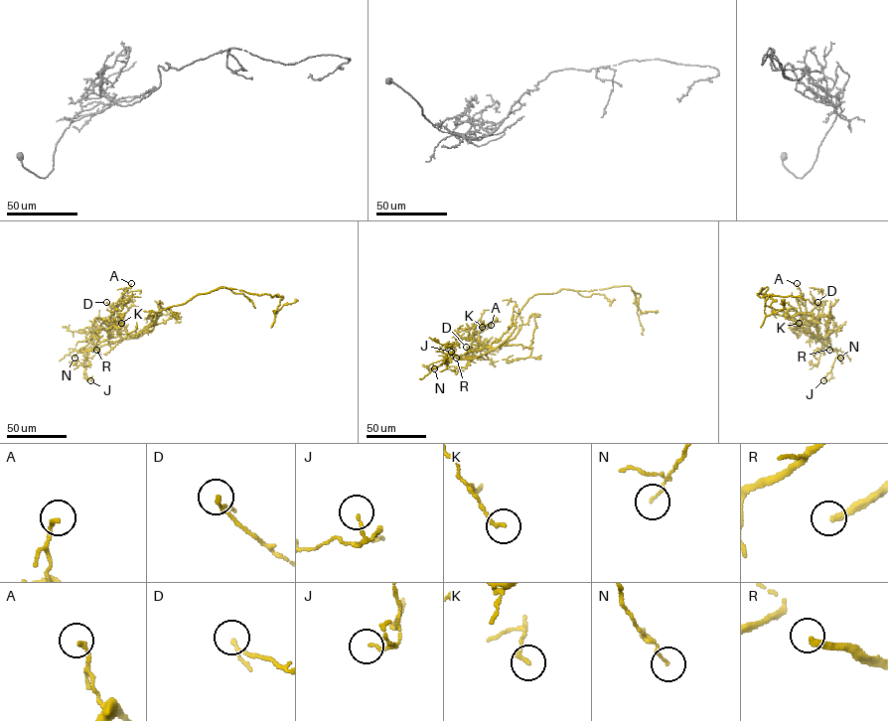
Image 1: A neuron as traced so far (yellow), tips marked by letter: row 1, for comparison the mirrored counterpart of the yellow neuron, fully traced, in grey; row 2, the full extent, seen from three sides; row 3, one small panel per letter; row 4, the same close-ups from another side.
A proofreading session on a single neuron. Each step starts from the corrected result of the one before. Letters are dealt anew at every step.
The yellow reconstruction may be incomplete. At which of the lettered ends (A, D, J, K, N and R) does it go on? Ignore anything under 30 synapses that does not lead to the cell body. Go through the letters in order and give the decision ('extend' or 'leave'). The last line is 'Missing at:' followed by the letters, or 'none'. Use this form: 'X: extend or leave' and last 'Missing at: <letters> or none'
A: leave
D: leave
J: leave
K: leave
N: leave
R: extend
Missing at: R

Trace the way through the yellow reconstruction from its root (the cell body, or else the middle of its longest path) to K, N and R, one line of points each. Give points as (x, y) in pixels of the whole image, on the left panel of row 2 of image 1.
K: (177, 305), (159, 311), (155, 320), (139, 333), (127, 333), (117, 317), (124, 314), (121, 323)
N: (177, 305), (159, 311), (150, 332), (128, 339), (111, 337), (90, 348), (80, 349), (74, 358)
R: (177, 305), (159, 311), (150, 332), (137, 338), (121, 338), (96, 350)

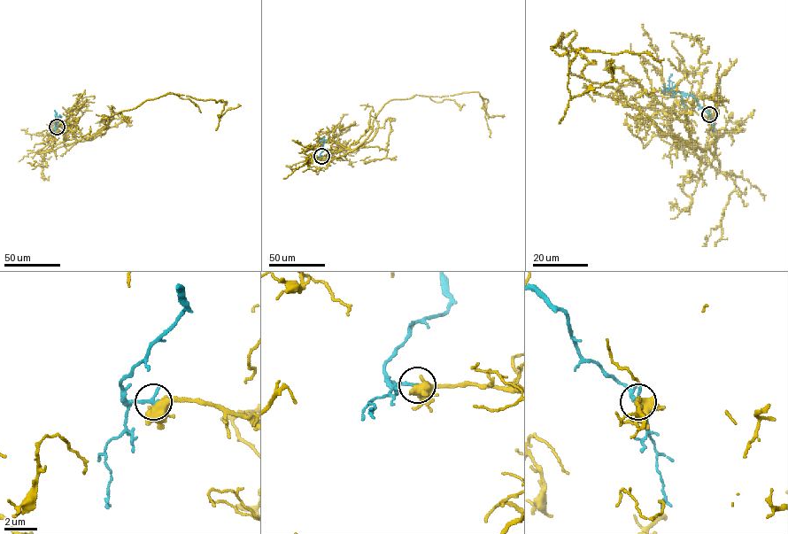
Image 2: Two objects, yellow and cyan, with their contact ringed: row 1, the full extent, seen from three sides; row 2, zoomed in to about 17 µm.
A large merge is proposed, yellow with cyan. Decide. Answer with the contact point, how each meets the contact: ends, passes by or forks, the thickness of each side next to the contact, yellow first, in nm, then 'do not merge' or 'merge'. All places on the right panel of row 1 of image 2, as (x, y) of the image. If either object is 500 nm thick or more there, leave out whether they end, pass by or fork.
at (709, 114); yellow forks there; cyan ends there; 420 nm thick on the yellow side, 240 nm on the other; merge

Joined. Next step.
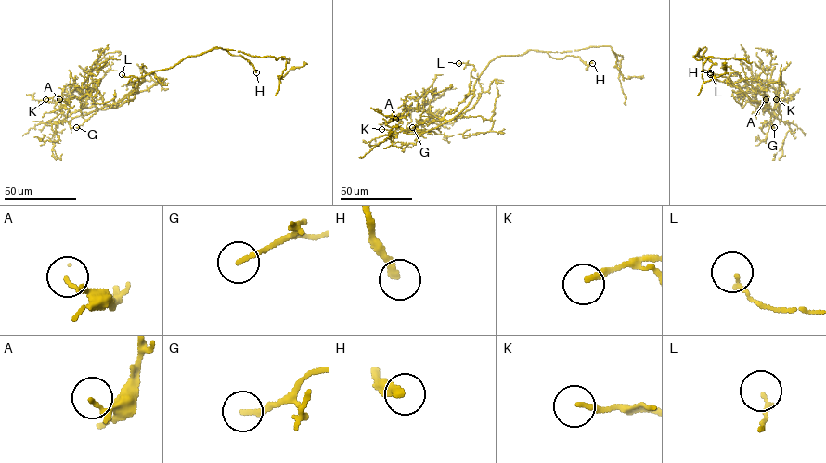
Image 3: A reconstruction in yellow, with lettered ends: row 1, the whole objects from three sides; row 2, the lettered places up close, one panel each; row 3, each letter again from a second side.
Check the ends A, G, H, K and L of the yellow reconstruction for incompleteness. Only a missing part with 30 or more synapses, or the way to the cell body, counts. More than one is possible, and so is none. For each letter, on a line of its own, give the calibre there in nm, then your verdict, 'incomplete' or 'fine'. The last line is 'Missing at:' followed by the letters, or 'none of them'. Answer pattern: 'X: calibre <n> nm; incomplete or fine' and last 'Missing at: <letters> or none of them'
A: calibre 180 nm; fine
G: calibre 160 nm; fine
H: calibre 320 nm; fine
K: calibre 200 nm; fine
L: calibre 170 nm; fine
Missing at: none of them

